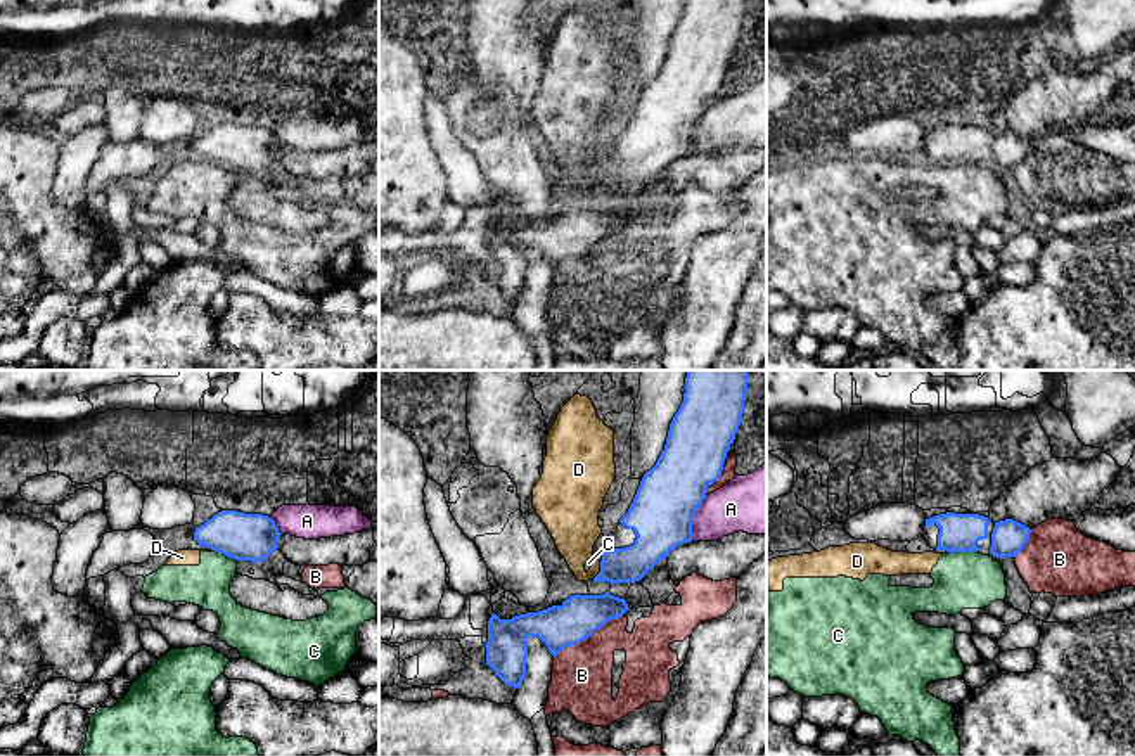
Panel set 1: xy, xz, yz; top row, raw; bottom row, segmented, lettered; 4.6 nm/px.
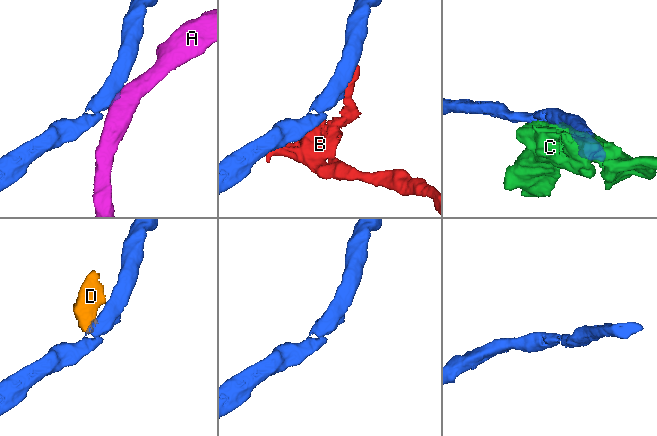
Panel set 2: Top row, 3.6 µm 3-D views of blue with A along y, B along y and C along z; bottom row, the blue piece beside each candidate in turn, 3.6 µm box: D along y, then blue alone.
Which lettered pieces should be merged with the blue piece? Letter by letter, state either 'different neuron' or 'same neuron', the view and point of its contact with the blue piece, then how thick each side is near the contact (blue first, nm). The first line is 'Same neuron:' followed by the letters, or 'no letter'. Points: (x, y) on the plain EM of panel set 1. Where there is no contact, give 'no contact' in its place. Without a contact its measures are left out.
Same neuron: no letter
A: different neuron; contact xz (692, 130); calibres 300 and 240 nm
B: different neuron; contact xz (589, 248); calibres 200 and 280 nm
C: different neuron; contact yz (966, 163); calibres 180 and 280 nm
D: different neuron; contact xz (601, 182); calibres 170 and 220 nm

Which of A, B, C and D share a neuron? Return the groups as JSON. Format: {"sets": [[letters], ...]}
{"sets": [["A"], ["B"], ["C", "D"]]}

